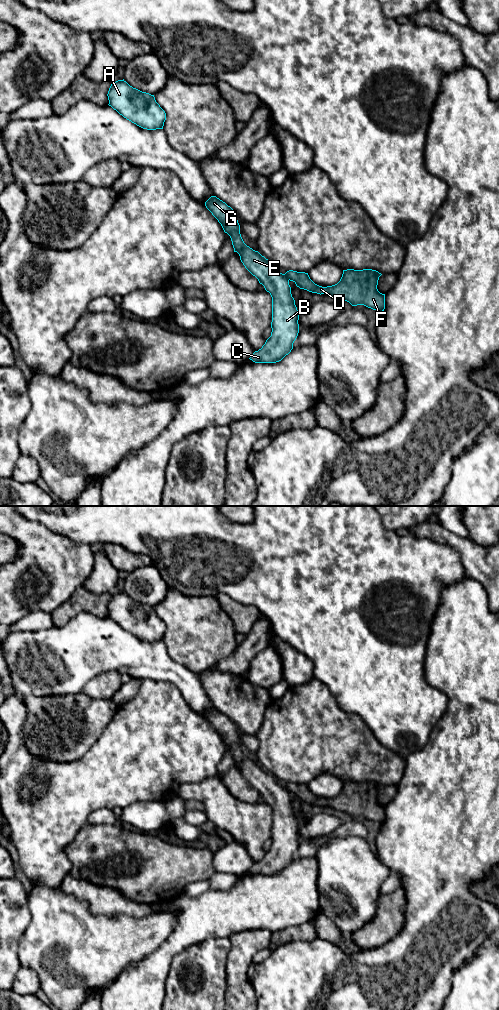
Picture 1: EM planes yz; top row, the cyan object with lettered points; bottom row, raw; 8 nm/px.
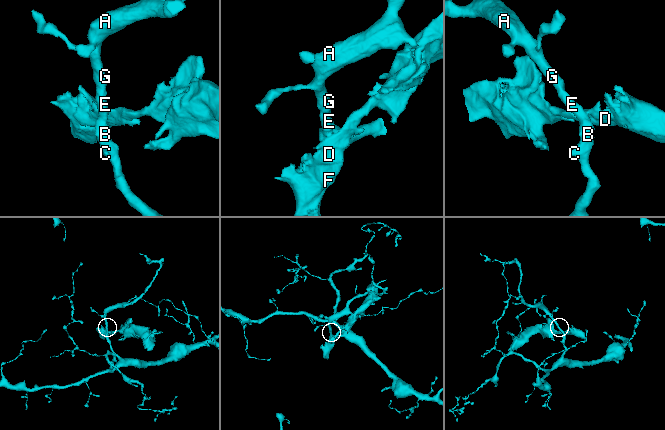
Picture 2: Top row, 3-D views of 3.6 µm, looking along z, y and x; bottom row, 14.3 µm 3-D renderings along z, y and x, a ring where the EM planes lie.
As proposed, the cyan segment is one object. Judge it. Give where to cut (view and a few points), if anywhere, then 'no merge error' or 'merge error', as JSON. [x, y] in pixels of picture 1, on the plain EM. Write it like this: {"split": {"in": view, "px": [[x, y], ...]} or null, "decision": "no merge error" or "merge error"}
{"split": {"in": "yz", "px": [[284, 786], [288, 792]]}, "decision": "merge error"}

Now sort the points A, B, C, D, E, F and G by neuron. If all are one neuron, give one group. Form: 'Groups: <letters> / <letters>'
Groups: A B C E G / D F

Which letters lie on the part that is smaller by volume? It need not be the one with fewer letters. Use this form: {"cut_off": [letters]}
{"cut_off": ["D", "F"]}

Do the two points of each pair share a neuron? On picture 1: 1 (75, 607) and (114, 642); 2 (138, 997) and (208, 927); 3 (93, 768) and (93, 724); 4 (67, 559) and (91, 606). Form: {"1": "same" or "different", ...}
{"1": "different", "2": "same", "3": "different", "4": "different"}

